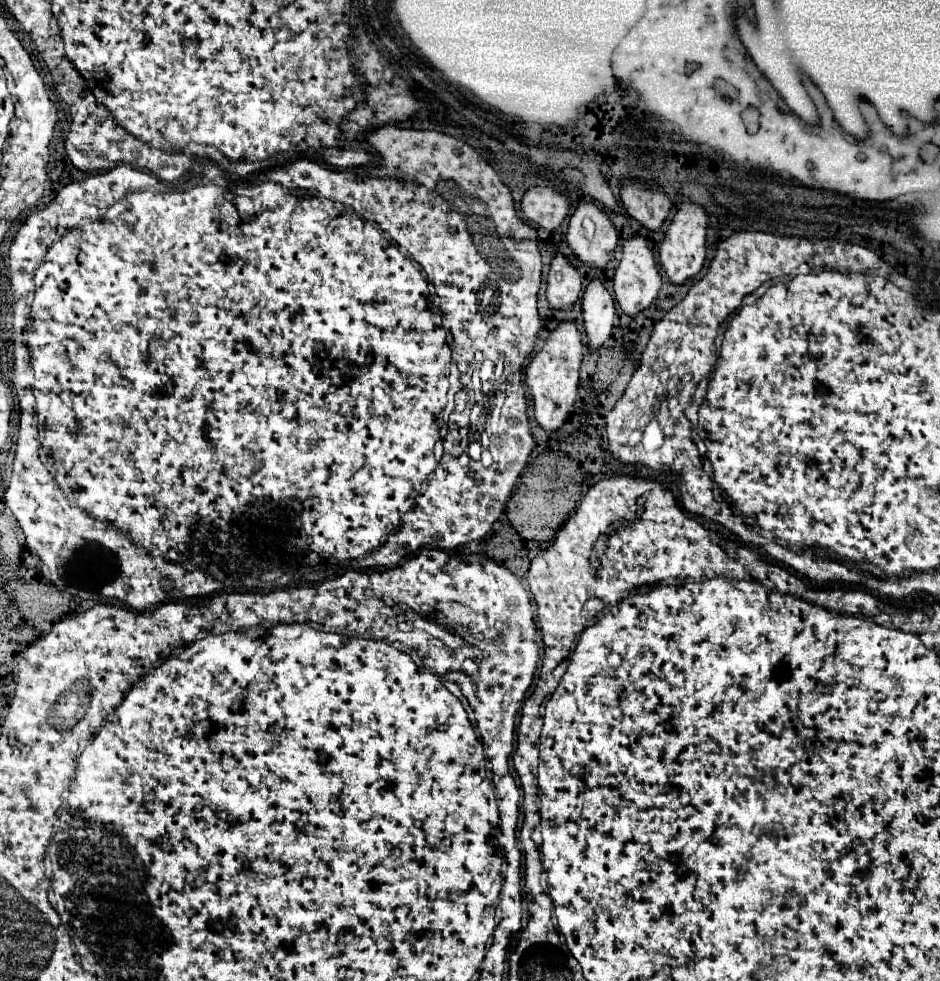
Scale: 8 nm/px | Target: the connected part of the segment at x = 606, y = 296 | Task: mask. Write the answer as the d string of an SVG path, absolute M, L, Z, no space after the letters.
M592 277L584 295L582 295L582 315L584 315L584 329L588 335L590 349L600 347L612 333L616 321L616 307L614 299L604 287L600 277Z

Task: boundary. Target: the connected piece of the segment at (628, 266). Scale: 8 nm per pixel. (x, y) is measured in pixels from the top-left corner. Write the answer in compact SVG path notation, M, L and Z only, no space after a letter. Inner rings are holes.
M640 235L628 237L622 245L622 259L614 271L614 297L616 297L618 305L622 307L622 311L628 315L636 315L636 313L644 311L658 297L660 281L662 281L662 277L658 271L658 259L656 259L654 251L650 249L648 239L640 237Z

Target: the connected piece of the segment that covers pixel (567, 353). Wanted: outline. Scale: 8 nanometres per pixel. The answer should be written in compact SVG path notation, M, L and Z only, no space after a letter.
M564 319L556 325L554 331L548 333L542 349L534 353L530 365L526 367L526 383L530 389L530 397L534 401L534 415L542 429L554 431L562 427L568 415L572 413L578 395L582 357L584 357L582 333L578 331L574 321Z

